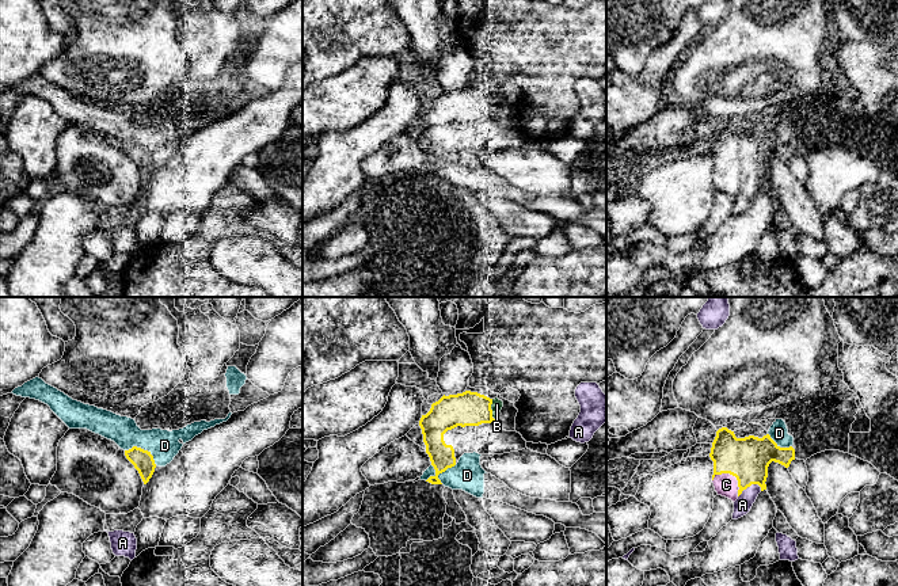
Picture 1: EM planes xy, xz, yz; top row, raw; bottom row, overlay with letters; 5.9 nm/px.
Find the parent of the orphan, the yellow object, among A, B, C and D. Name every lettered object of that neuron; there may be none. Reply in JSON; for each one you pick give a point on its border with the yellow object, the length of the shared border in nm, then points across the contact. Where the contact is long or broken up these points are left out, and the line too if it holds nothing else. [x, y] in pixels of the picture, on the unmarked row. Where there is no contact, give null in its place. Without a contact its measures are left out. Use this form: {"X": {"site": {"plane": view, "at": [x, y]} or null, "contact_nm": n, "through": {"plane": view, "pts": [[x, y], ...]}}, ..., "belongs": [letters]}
{"B": {"site": {"plane": "xz", "at": [491, 106]}, "contact_nm": 130}, "C": {"site": {"plane": "yz", "at": [734, 171]}, "contact_nm": 200, "through": {"plane": "yz", "pts": [[748, 155], [734, 171], [726, 181]]}}, "belongs": ["B", "C"]}

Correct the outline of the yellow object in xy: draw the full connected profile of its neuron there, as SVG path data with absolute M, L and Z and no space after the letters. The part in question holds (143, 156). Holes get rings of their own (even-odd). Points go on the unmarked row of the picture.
M133 142L132 145L125 146L125 152L138 167L144 180L147 180L156 164L156 160L151 148Z

